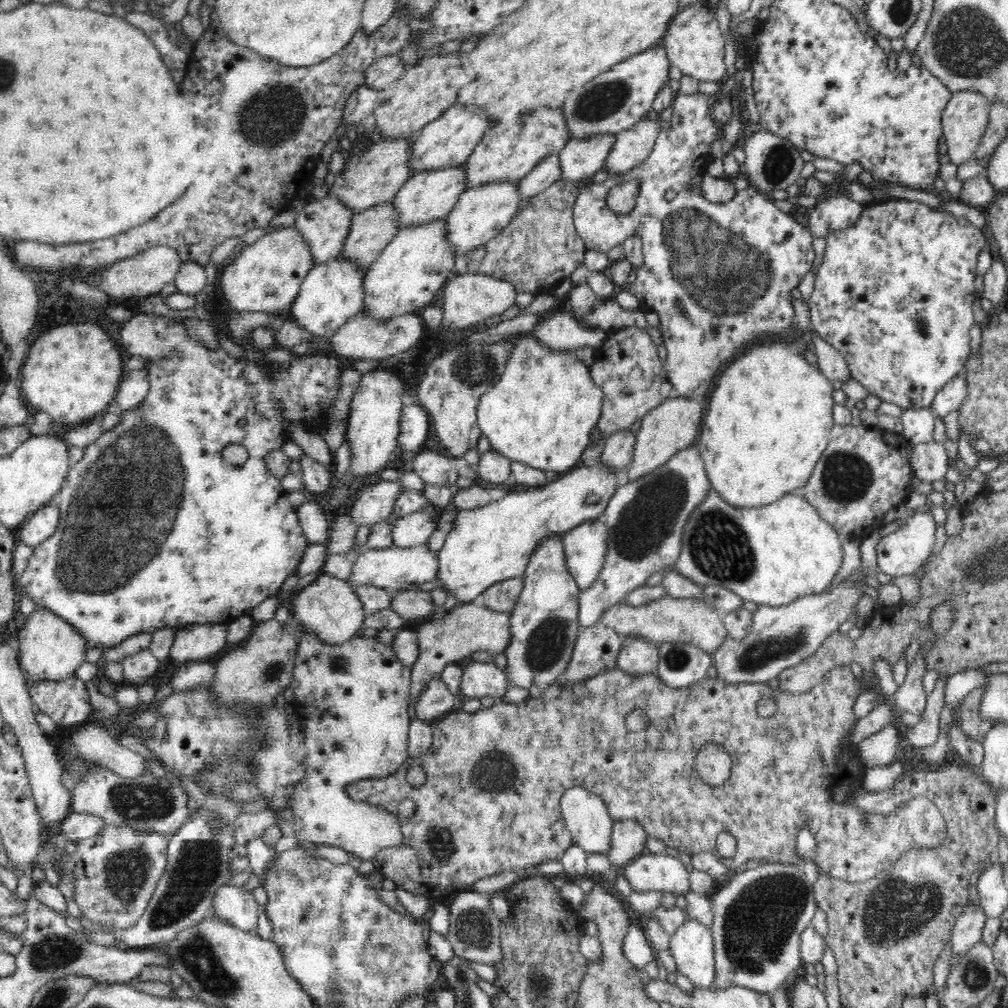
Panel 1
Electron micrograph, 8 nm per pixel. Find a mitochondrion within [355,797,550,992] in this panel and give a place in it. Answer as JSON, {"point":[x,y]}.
{"point":[472,927]}

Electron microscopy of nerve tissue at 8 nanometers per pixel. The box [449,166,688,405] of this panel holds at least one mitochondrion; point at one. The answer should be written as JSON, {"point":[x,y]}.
{"point":[480,370]}

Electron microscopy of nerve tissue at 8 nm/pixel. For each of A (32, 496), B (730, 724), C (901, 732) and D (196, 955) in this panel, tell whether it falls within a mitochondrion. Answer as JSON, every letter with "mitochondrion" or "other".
{"A":"other","B":"other","C":"other","D":"mitochondrion"}

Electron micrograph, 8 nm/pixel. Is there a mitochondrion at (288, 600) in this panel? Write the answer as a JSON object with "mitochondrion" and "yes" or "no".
{"mitochondrion":"no"}

